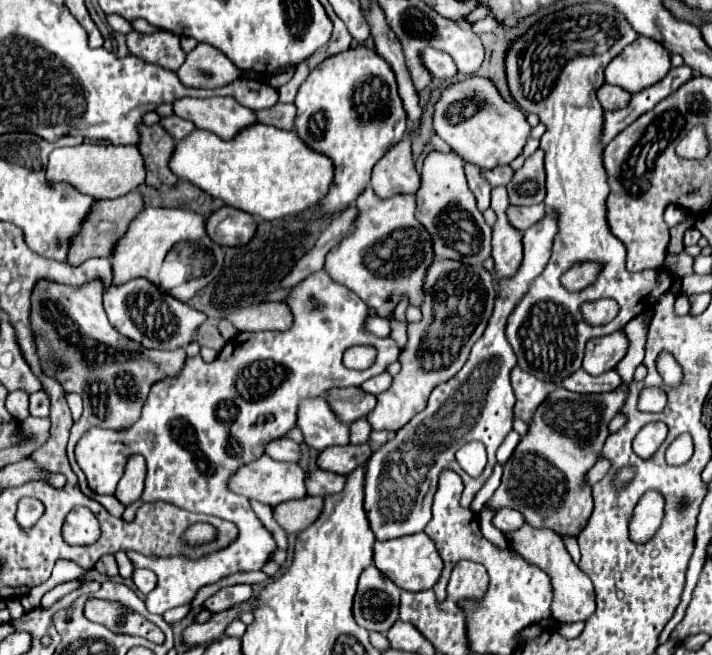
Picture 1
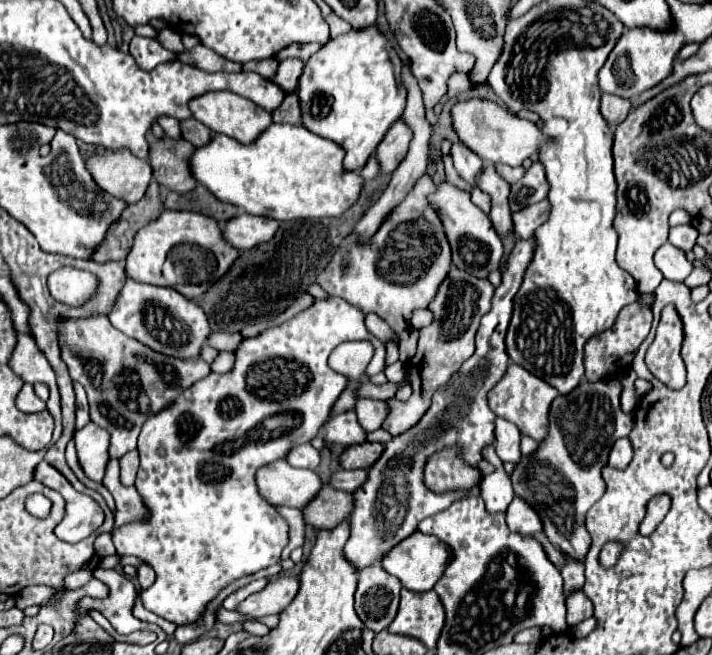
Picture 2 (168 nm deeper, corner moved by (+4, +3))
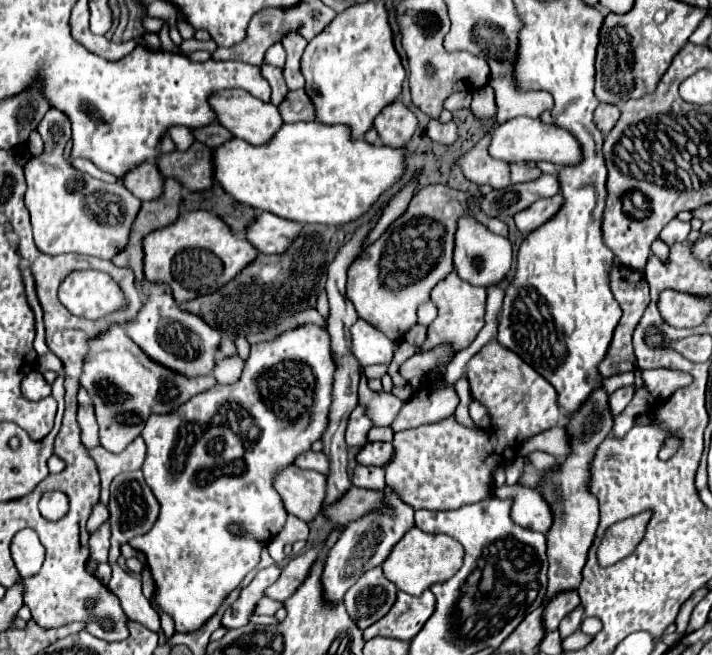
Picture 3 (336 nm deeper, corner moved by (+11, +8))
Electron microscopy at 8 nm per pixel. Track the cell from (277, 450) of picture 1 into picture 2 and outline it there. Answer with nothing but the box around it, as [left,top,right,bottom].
[287,443,321,469]

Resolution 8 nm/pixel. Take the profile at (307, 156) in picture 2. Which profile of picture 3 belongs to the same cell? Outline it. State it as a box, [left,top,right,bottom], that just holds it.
[212,122,404,224]

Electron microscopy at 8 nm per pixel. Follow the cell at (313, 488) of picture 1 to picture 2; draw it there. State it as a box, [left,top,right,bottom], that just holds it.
[331,469,367,491]

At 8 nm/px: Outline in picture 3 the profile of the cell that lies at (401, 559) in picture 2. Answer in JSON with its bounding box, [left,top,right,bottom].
[382,526,464,596]

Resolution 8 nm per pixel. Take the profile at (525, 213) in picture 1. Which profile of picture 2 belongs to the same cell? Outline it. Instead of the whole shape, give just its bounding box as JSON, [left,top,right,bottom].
[513,201,549,239]

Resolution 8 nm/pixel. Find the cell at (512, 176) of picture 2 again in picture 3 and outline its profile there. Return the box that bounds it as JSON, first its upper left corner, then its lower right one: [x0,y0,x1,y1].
[510,164,542,182]

